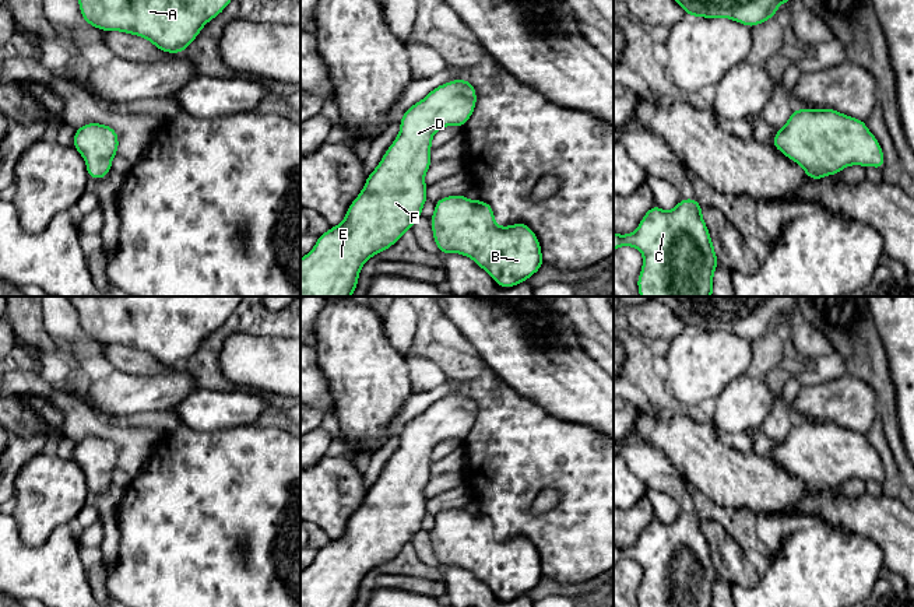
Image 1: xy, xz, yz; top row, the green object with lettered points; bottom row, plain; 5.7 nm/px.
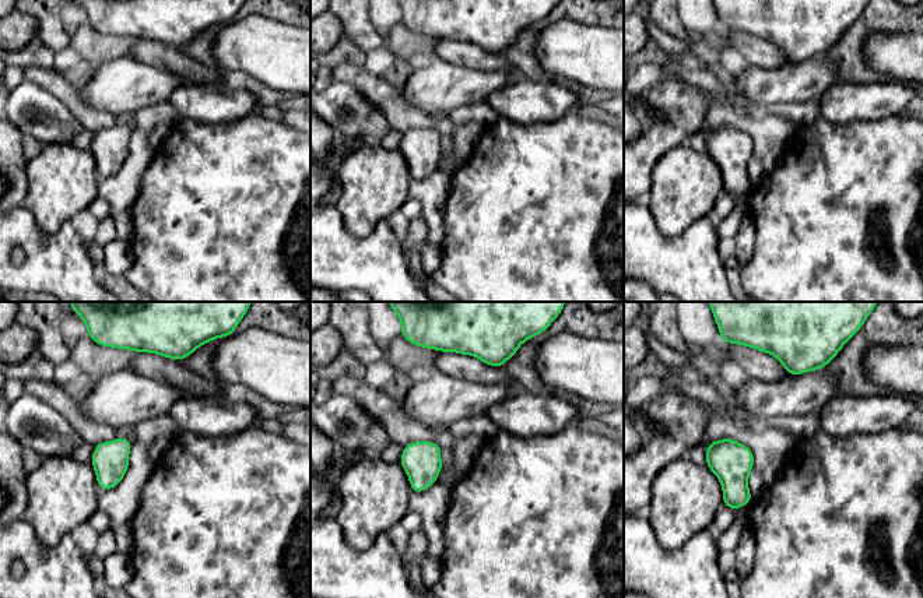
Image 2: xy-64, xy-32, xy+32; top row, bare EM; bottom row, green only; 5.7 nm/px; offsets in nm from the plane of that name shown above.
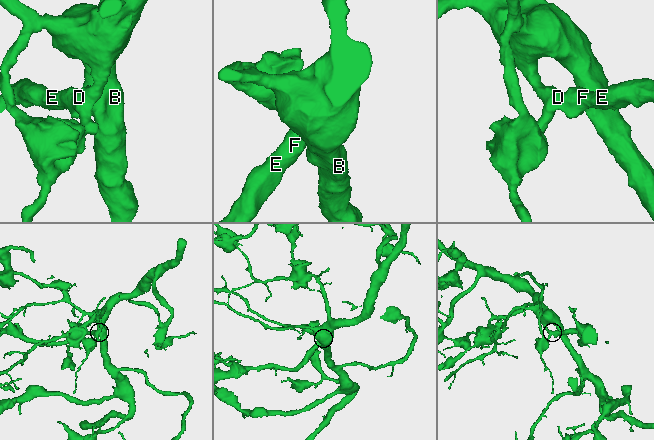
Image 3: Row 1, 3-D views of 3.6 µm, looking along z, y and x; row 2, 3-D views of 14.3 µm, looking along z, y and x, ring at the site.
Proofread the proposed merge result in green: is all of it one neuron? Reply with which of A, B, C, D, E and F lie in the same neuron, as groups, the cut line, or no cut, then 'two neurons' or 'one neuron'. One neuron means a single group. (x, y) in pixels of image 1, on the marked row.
groups A B C D E F; cut none; one neuron

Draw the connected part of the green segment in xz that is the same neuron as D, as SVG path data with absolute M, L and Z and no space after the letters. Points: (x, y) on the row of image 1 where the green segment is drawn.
M451 80L405 110L398 136L366 178L344 221L320 235L314 248L300 259L300 297L351 297L356 291L363 263L391 248L422 217L428 200L423 178L432 164L435 133L444 126L467 124L475 105L474 85L468 80Z

